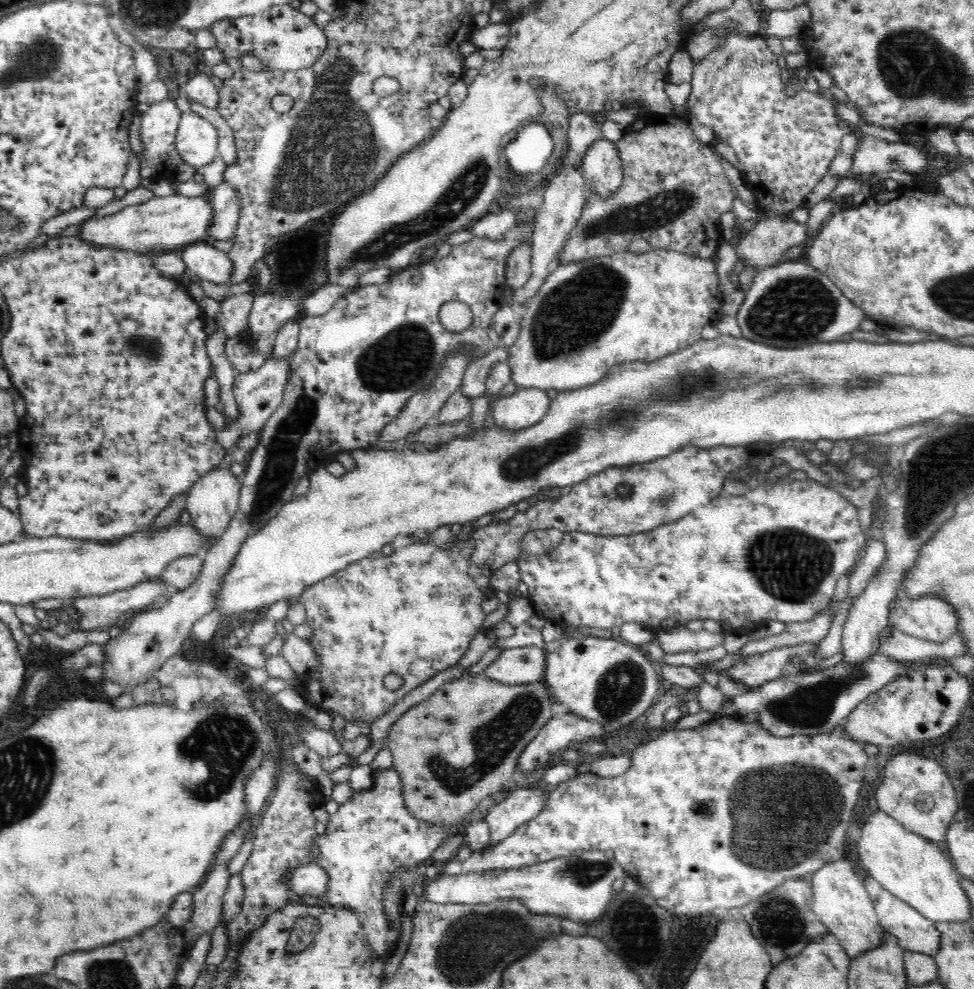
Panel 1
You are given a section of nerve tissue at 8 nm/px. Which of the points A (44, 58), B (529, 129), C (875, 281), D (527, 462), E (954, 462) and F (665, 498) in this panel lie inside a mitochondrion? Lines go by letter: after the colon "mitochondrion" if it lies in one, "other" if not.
A: mitochondrion
B: other
C: other
D: mitochondrion
E: mitochondrion
F: mitochondrion

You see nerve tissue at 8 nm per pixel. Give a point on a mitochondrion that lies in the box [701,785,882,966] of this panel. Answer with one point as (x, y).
(780, 911)

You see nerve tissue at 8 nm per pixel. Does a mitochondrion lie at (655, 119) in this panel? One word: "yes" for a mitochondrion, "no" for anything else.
no

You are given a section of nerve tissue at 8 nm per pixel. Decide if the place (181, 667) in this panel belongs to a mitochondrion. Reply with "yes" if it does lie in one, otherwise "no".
no

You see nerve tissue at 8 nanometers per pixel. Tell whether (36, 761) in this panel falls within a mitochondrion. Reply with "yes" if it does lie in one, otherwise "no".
yes

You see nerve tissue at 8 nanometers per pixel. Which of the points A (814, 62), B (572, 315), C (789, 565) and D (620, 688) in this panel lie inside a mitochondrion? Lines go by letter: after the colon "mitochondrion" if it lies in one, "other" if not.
A: other
B: mitochondrion
C: mitochondrion
D: mitochondrion

